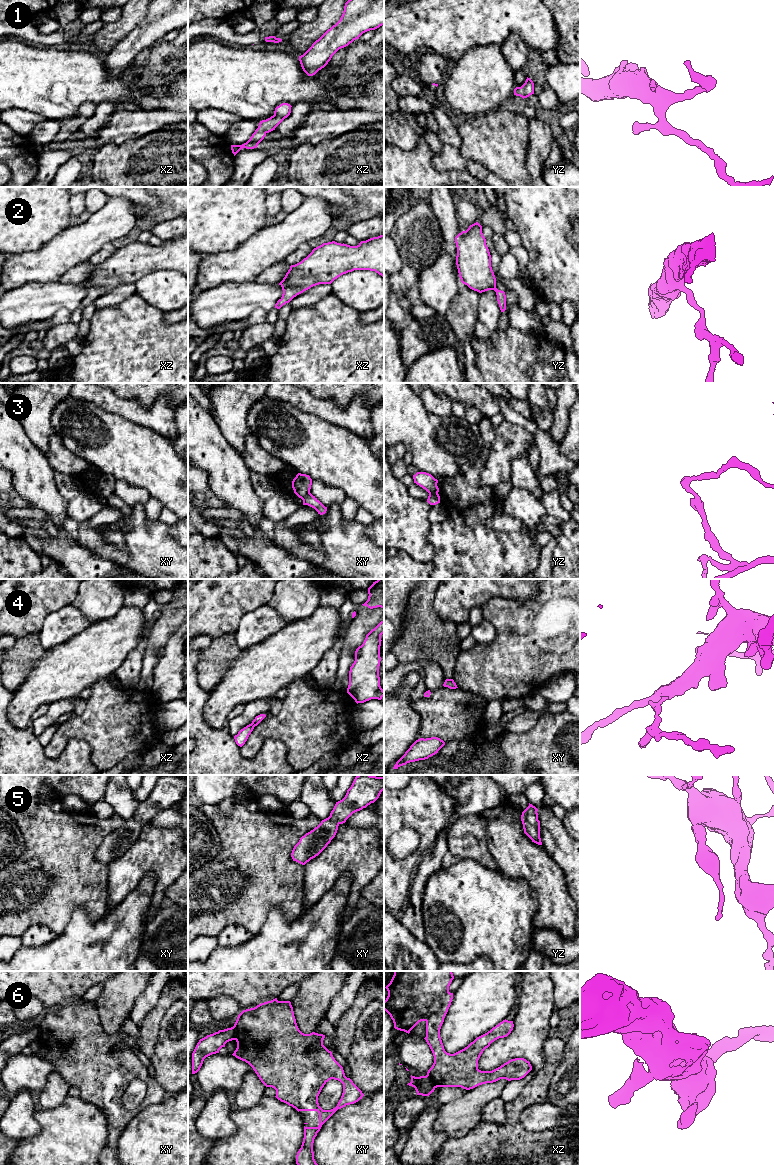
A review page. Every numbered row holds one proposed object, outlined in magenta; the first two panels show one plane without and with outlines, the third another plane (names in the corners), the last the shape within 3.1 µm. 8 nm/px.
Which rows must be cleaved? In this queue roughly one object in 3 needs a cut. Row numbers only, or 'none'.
3, 6

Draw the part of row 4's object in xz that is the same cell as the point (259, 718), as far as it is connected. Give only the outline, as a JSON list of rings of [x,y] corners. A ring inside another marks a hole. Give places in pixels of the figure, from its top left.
[[[260,714],[255,717],[251,724],[247,725],[243,729],[241,729],[237,735],[234,736],[235,742],[238,746],[242,747],[247,741],[249,735],[253,731],[254,727],[257,726],[264,718],[265,714]]]

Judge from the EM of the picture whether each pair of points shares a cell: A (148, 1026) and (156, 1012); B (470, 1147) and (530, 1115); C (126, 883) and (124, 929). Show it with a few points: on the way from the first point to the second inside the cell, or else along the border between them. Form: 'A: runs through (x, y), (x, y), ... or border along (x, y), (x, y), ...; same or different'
A: runs through (151, 1023), (156, 1015); same
B: border along (536, 1103), (520, 1114), (520, 1124), (540, 1132); different
C: border along (140, 880), (120, 902), (108, 910); different

